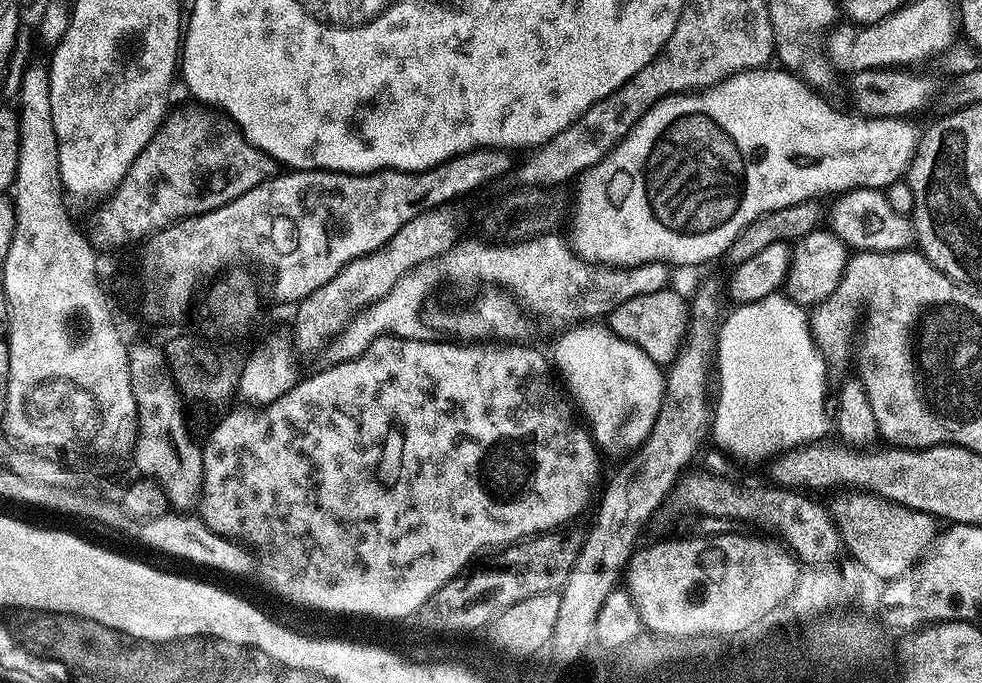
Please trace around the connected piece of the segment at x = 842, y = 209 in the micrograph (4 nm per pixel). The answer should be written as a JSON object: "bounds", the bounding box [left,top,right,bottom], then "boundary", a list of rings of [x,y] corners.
{"bounds":[830,188,913,252],"boundary":[[[856,188],[853,192],[837,195],[835,200],[836,205],[830,208],[830,231],[849,249],[856,252],[903,252],[913,247],[911,219],[897,214],[881,189]]]}

